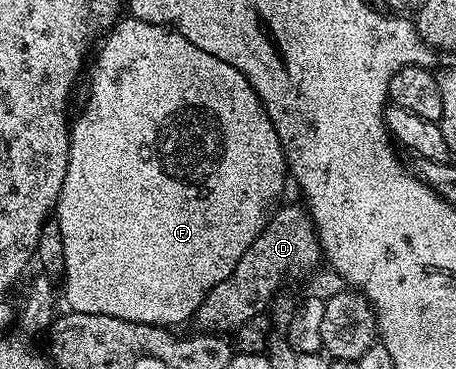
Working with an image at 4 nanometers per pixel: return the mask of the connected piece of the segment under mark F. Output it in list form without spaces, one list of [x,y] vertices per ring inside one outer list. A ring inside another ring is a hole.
[[[133,16],[119,17],[101,39],[98,63],[90,78],[90,107],[73,123],[70,132],[70,155],[64,176],[62,191],[56,207],[56,221],[60,224],[60,236],[64,236],[64,268],[66,269],[66,302],[73,312],[116,316],[129,322],[143,322],[149,326],[174,328],[177,322],[190,322],[195,310],[200,308],[204,296],[220,280],[224,280],[236,268],[240,256],[248,252],[248,244],[256,240],[271,209],[270,201],[288,182],[288,167],[282,151],[280,136],[256,96],[252,84],[232,64],[224,64],[212,52],[196,48],[192,40],[180,36],[165,24],[145,22]]]

